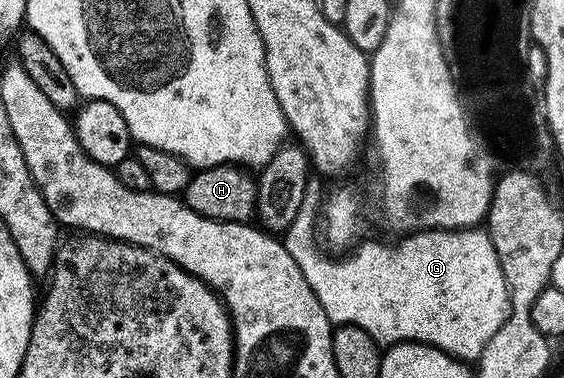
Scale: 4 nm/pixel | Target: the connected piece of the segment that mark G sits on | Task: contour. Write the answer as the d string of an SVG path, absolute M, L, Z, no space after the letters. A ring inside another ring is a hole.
M309 177L296 223L286 231L282 241L286 252L294 256L294 264L302 268L306 284L310 284L314 296L318 296L318 304L322 304L322 312L326 312L333 327L362 328L362 332L372 337L381 348L395 346L398 342L425 342L427 346L436 346L446 352L451 358L479 359L490 336L502 328L510 313L508 285L502 276L502 264L487 229L421 230L415 235L416 246L384 246L380 250L378 243L368 242L364 246L364 258L335 262L327 258L316 243L318 219L326 197L326 189L319 181L323 182L319 177Z

